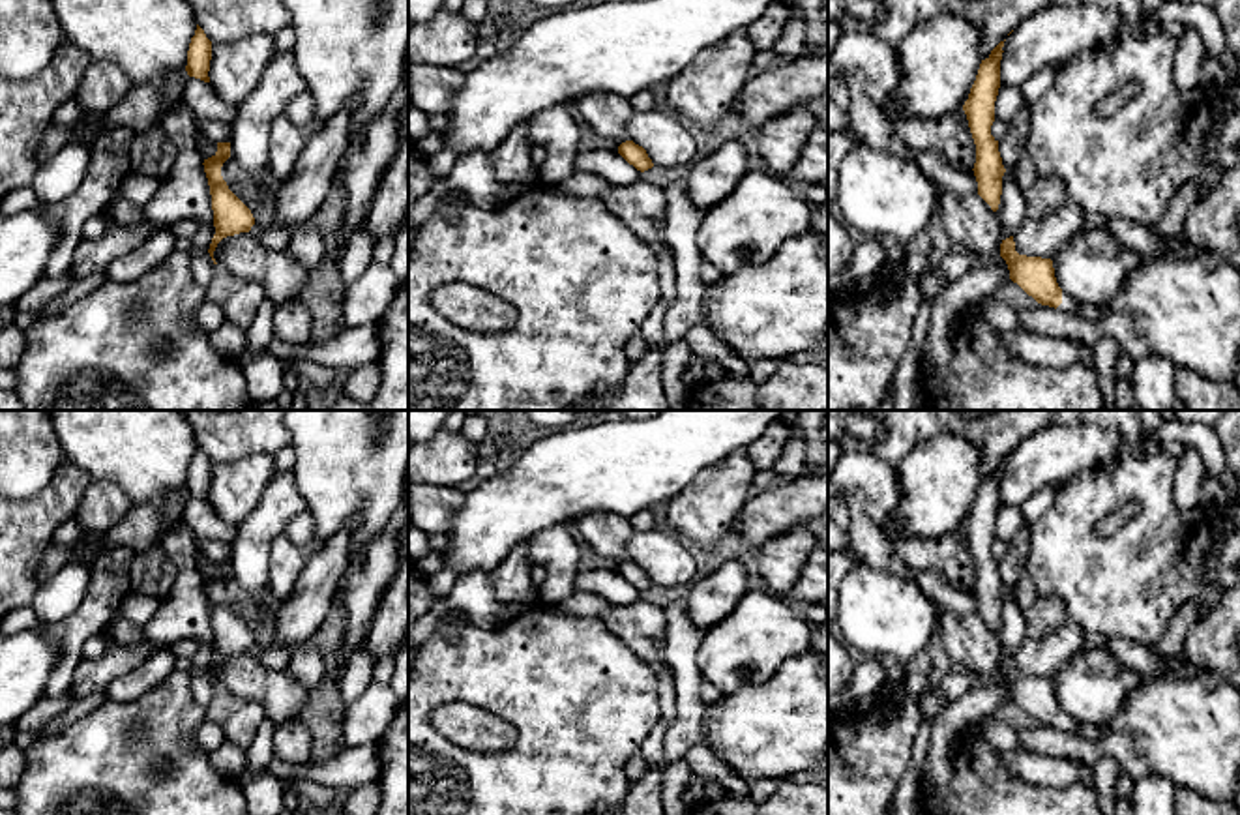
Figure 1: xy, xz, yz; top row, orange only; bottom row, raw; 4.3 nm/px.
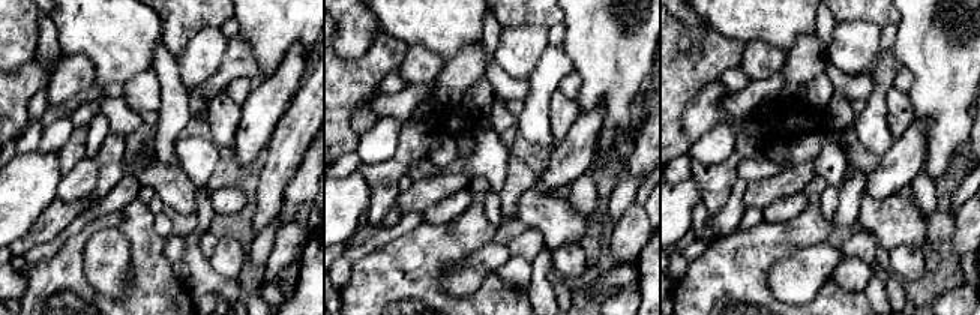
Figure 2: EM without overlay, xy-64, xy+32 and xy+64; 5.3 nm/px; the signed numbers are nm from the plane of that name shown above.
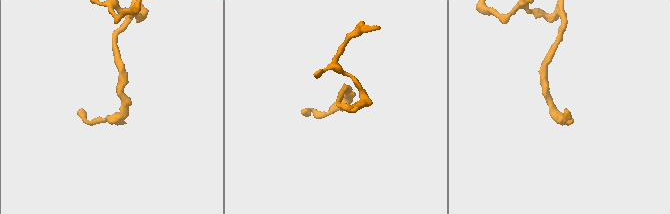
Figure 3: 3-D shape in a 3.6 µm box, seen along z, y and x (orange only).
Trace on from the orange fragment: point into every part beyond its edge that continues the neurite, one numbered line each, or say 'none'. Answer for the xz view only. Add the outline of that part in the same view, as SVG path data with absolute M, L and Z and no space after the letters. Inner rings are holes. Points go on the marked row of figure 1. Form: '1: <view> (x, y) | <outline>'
none

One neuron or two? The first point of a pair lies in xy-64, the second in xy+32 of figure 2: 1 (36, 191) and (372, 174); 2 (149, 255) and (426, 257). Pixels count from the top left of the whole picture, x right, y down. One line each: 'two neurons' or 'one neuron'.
1: two neurons
2: one neuron

